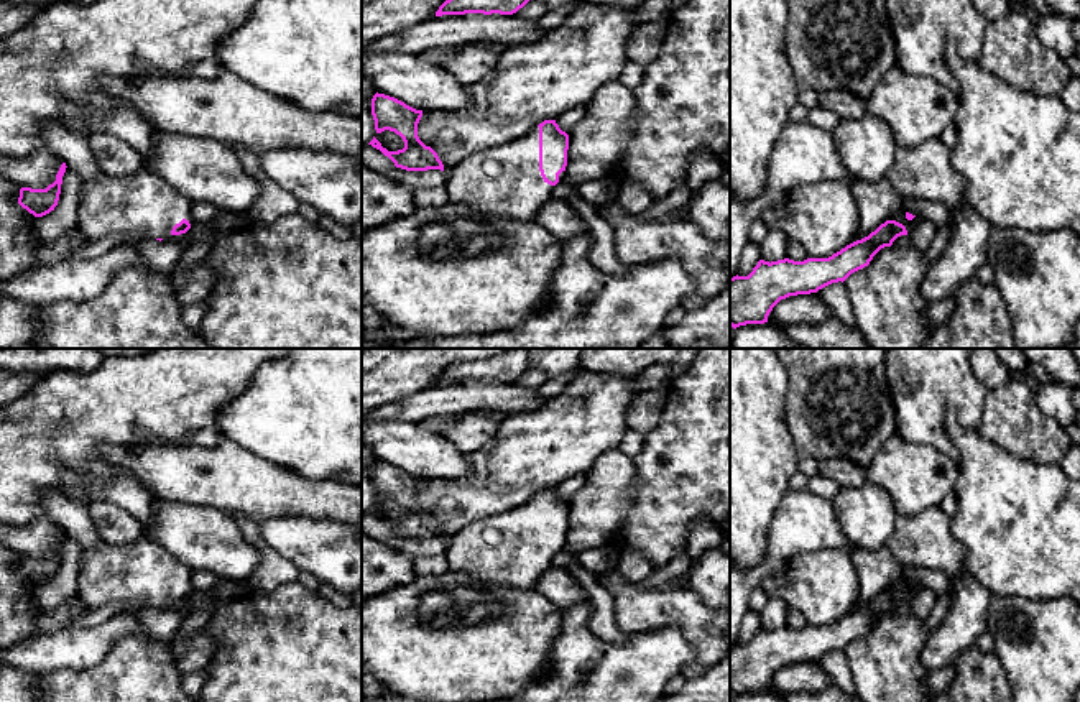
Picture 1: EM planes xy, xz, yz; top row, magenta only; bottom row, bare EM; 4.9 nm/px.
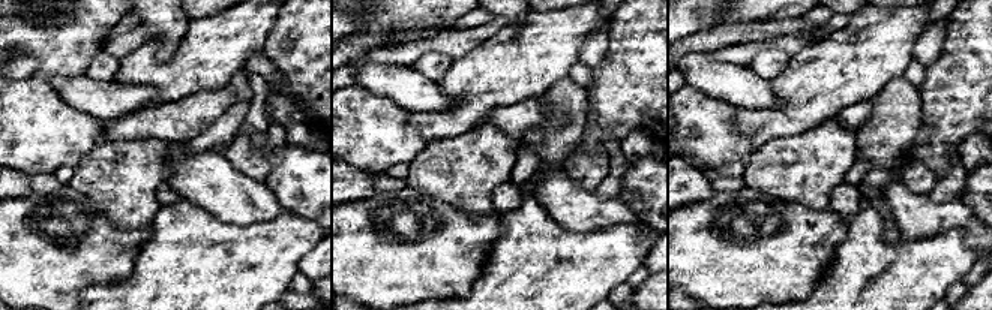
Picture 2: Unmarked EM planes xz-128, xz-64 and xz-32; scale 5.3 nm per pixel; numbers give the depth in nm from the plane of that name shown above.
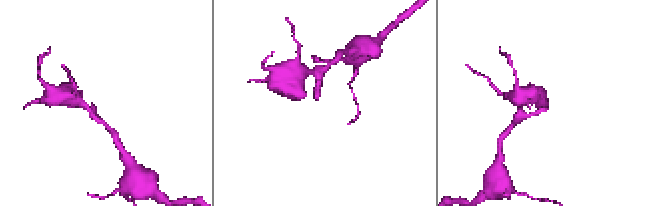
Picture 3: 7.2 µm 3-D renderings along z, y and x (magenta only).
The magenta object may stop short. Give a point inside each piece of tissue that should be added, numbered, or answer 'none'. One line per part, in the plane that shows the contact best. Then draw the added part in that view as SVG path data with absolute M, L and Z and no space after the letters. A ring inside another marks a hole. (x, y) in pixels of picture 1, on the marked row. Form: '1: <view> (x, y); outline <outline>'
1: xz (505, 181); outline M539 127L519 140L467 156L452 169L445 182L450 202L528 224L534 222L541 206L552 199L556 186L547 184L539 171ZM562 171L557 184L564 182L564 176Z

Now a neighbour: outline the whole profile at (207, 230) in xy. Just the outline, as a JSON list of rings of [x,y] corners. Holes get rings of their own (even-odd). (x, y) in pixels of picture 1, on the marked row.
[[[212,220],[205,224],[194,224],[189,229],[189,242],[184,247],[199,240],[210,240],[210,238],[212,240],[219,238],[219,230]]]

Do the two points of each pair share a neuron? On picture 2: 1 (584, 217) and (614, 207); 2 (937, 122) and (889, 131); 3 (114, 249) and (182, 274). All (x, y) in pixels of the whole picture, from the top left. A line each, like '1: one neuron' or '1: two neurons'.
1: one neuron
2: two neurons
3: two neurons

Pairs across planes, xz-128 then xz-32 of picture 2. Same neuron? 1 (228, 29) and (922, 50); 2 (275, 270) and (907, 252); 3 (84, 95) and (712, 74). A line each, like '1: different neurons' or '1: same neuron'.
1: different neurons
2: same neuron
3: same neuron

